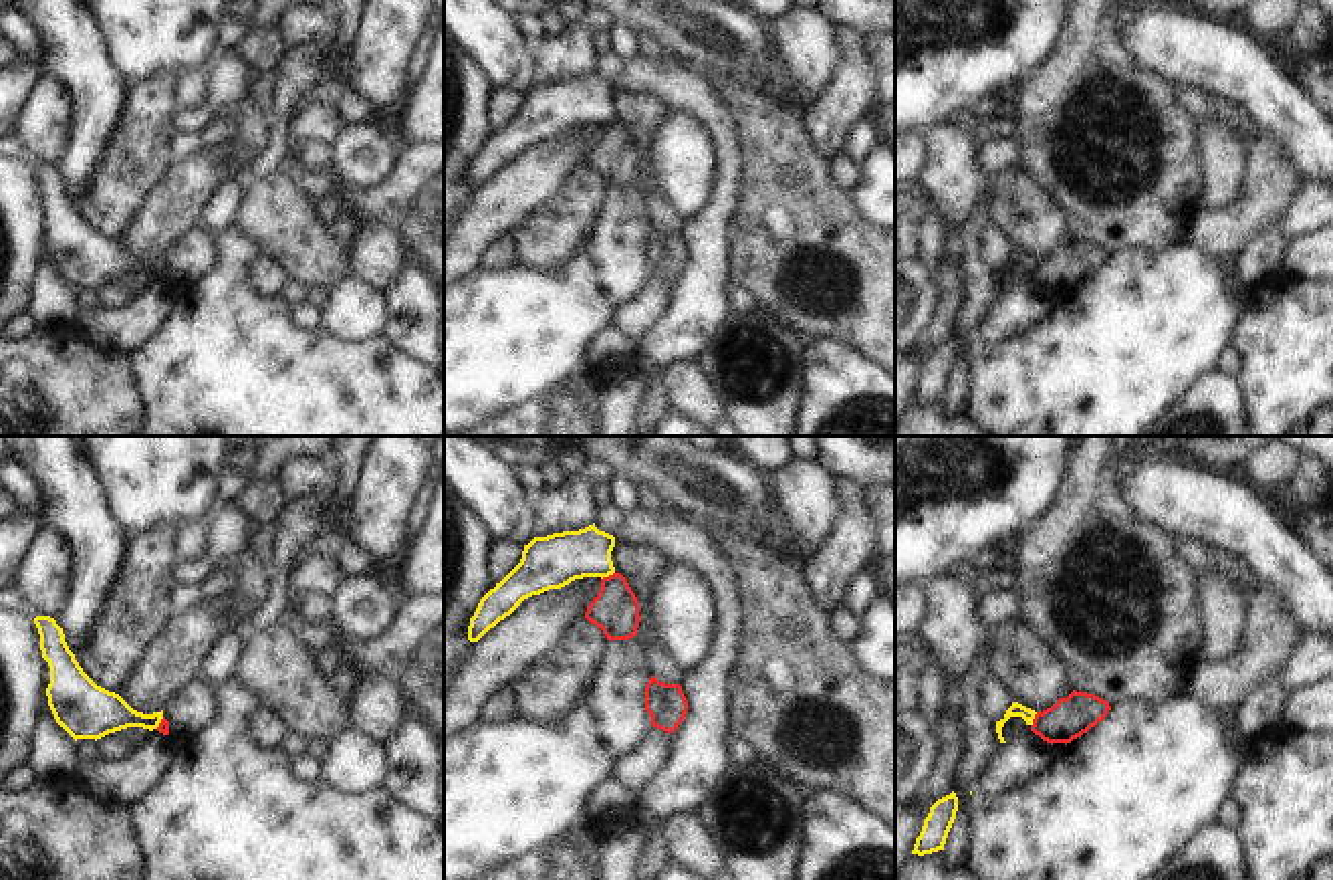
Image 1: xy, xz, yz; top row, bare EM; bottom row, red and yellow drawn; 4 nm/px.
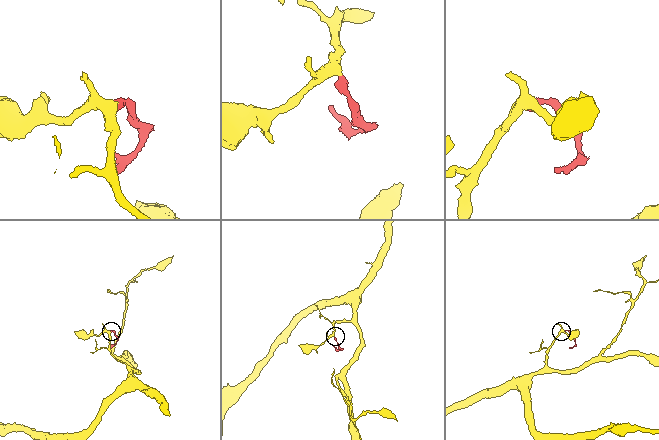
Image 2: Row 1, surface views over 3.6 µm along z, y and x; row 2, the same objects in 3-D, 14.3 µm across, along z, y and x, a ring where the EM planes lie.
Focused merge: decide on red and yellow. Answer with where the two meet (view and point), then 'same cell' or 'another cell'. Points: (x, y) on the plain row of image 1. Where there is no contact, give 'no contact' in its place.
contact xz (610, 124); another cell

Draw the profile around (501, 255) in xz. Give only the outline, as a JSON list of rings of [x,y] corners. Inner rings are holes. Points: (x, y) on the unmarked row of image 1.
[[[504,236],[490,244],[490,248],[482,256],[482,266],[492,270],[504,270],[514,262],[514,240]]]

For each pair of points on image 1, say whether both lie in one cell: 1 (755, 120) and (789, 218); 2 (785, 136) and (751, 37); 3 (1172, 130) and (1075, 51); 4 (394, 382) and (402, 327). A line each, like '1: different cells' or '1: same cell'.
1: same cell
2: different cells
3: same cell
4: different cells

